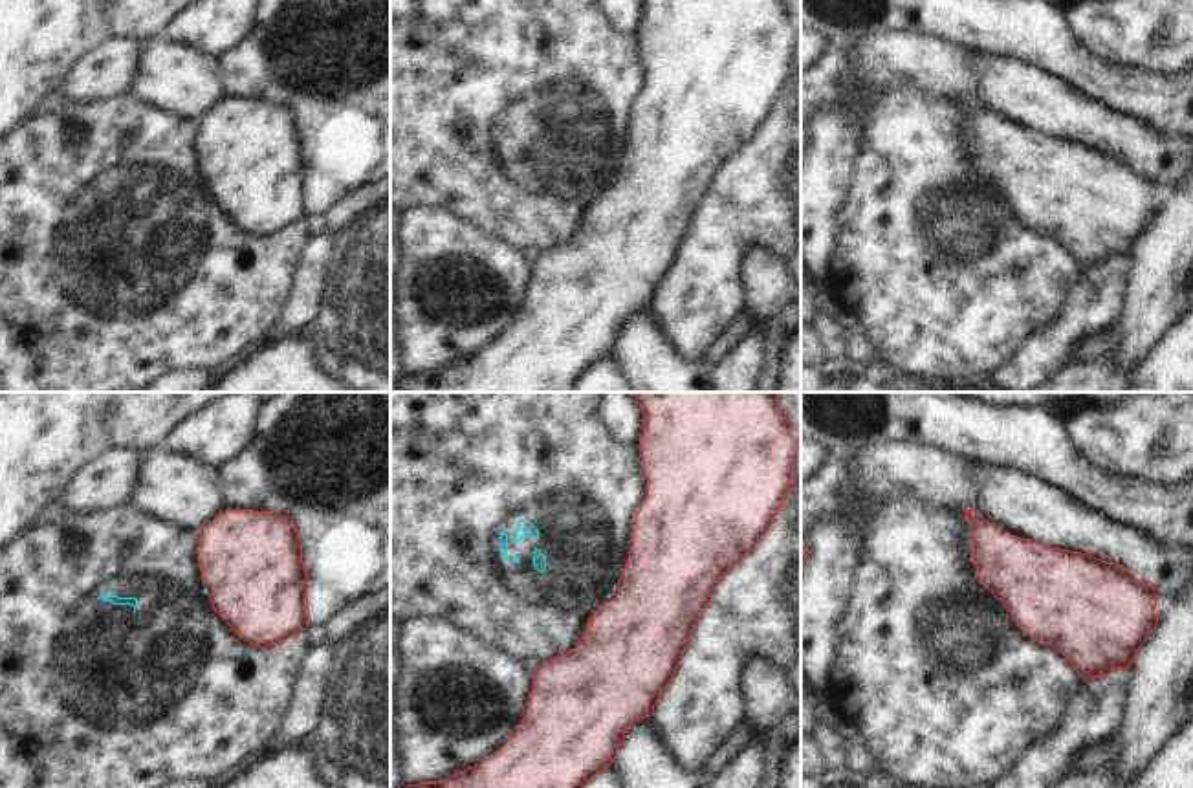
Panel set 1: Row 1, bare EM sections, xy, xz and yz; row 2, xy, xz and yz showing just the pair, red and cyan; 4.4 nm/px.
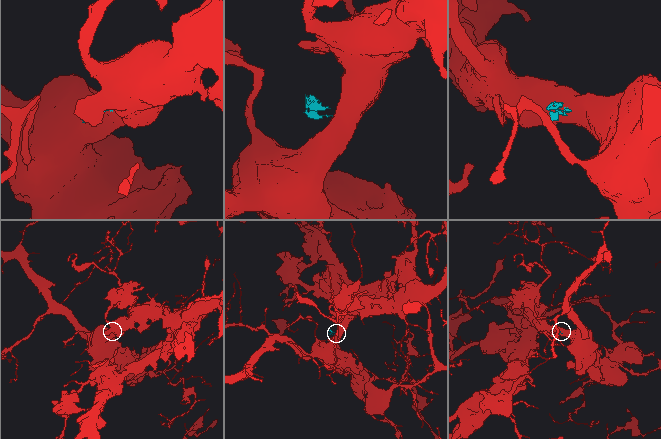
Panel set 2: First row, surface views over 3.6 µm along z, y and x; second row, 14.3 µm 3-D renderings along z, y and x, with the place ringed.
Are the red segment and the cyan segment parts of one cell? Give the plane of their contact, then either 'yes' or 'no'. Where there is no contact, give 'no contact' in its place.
contact in xz; no

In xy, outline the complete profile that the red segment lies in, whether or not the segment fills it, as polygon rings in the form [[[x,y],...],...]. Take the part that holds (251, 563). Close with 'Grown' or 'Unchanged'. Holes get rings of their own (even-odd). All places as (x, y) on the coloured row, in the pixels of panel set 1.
[[[227,508],[200,530],[198,563],[214,612],[238,638],[268,649],[310,625],[308,572],[290,517]]]. Unchanged.

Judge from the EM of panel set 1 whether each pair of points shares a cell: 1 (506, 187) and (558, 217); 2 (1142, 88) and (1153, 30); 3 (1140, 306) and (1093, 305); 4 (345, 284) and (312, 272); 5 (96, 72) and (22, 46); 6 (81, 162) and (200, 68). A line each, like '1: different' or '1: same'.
1: same
2: different
3: different
4: different
5: different
6: different

